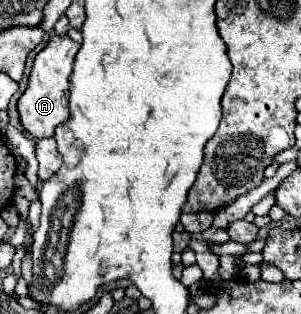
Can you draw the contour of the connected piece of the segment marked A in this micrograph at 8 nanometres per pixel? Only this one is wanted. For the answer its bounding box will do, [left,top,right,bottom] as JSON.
[17,35,79,139]

